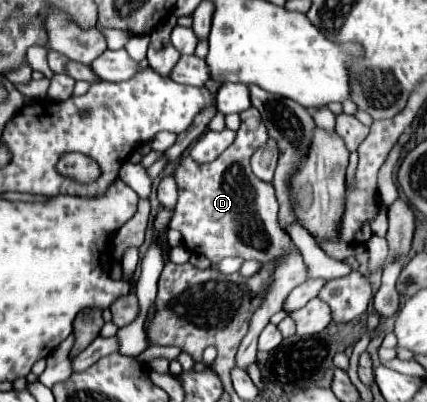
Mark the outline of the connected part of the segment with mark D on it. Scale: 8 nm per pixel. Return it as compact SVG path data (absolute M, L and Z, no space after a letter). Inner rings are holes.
M254 107L246 109L240 117L242 125L236 133L234 143L218 159L204 165L194 165L190 157L182 157L172 167L172 177L178 185L178 203L168 227L182 233L188 251L204 255L212 263L218 263L224 257L240 257L244 261L258 261L262 267L266 263L276 265L268 289L262 295L262 303L250 317L248 333L240 341L236 353L236 365L246 369L246 365L256 363L256 339L260 331L266 327L270 317L282 309L282 303L290 289L304 283L306 267L300 249L292 243L292 239L282 231L278 223L278 199L274 195L272 183L260 181L250 171L250 155L268 139L262 117Z

